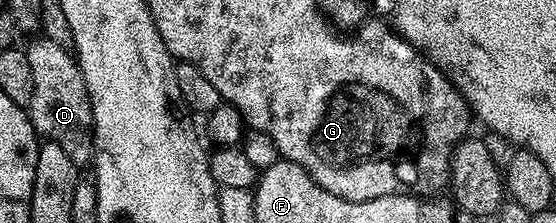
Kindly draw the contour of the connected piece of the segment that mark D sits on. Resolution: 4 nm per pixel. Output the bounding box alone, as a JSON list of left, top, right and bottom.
[25,38,93,165]

